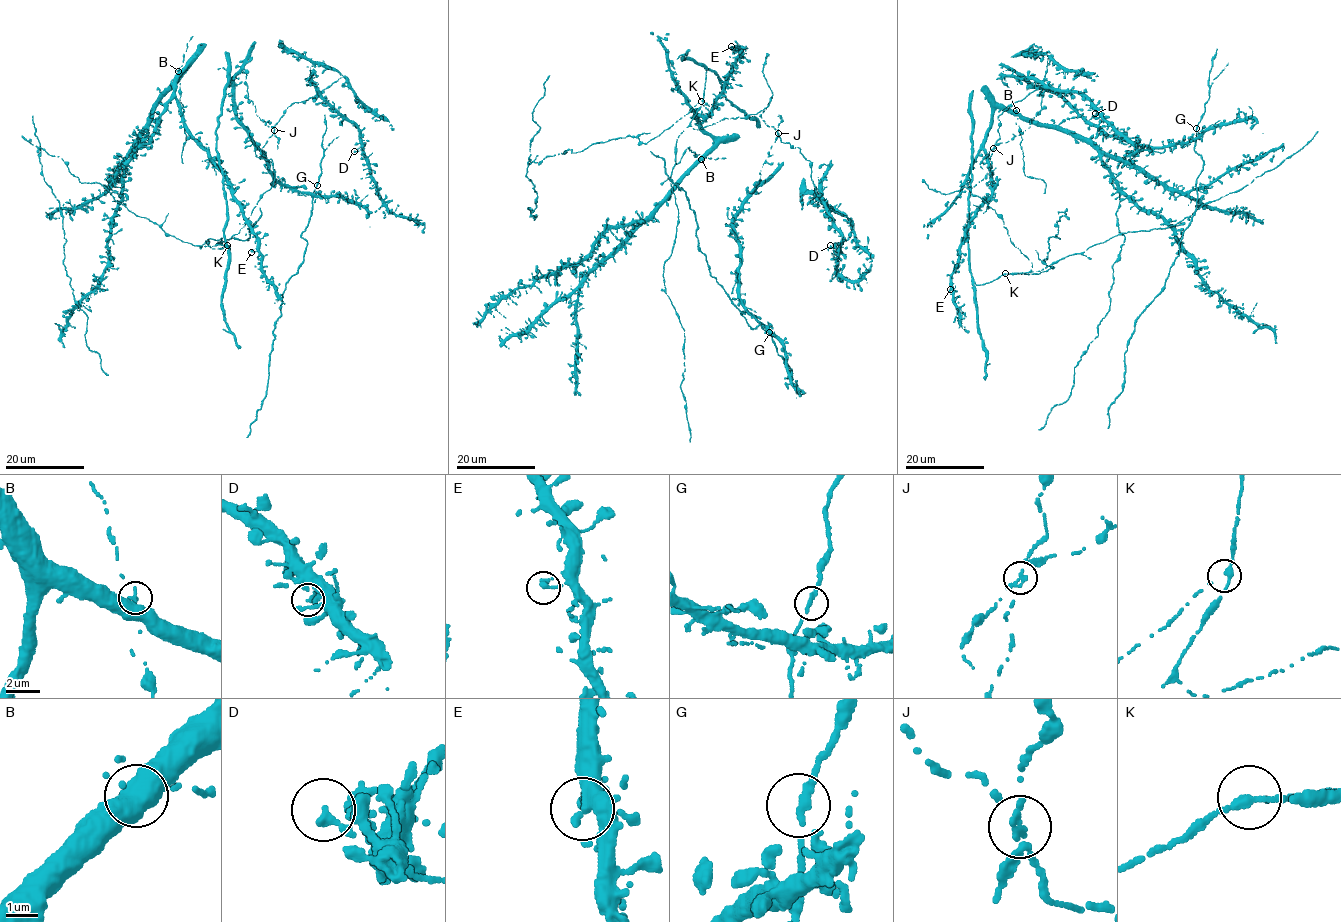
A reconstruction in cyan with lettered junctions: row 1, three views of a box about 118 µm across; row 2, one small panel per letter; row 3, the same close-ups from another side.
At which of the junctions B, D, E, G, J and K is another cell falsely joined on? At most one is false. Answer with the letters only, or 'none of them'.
J

